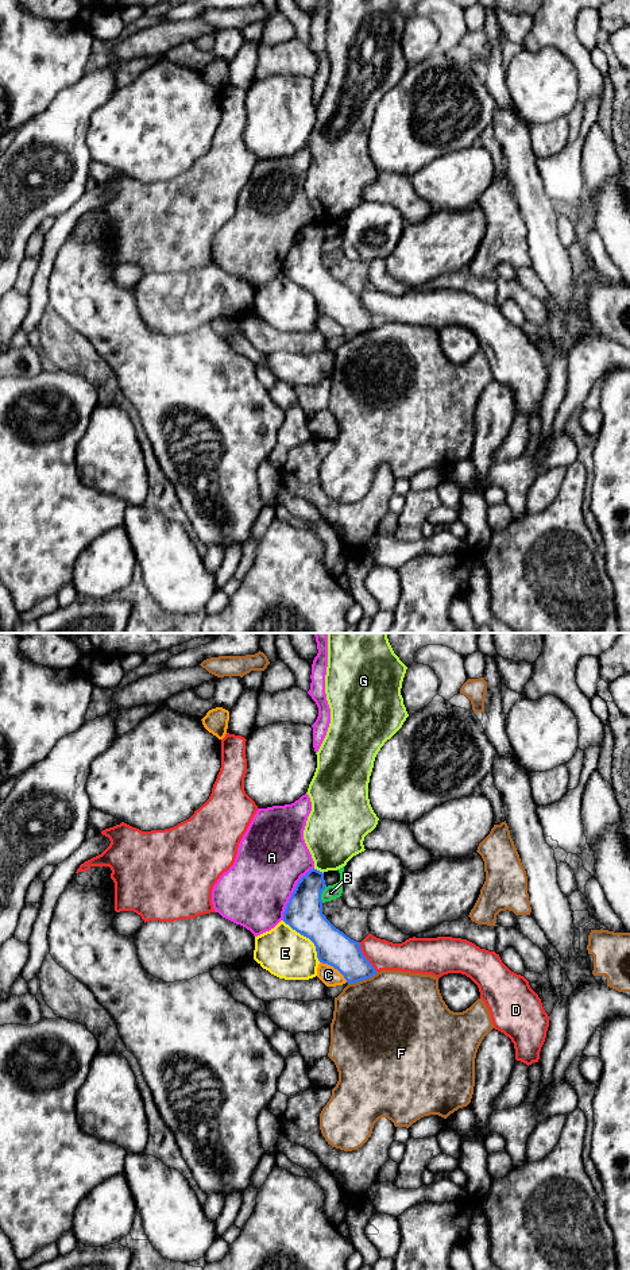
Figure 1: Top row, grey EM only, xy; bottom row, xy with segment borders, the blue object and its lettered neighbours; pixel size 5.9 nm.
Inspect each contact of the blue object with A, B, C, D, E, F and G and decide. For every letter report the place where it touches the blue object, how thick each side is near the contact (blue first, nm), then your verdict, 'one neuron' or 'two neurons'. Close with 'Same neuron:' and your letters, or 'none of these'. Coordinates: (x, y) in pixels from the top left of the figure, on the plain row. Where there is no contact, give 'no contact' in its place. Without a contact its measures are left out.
A: meets blue in xy at (293, 244); 220 nm thick on the blue side, 420 nm on the other; two neurons
B: meets blue in xy at (321, 244); 220 nm thick on the blue side, 90 nm on the other; two neurons
C: meets blue in xy at (335, 320); 200 nm thick on the blue side, 110 nm on the other; two neurons
D: meets blue in xy at (364, 309); 200 nm thick on the blue side, 180 nm on the other; two neurons
E: meets blue in xy at (306, 289); 220 nm thick on the blue side, 300 nm on the other; two neurons
F: meets blue in xy at (363, 331); 200 nm thick on the blue side, 500 nm on the other; two neurons
G: meets blue in xy at (319, 223); 220 nm thick on the blue side, 360 nm on the other; two neurons
Same neuron: none of these

